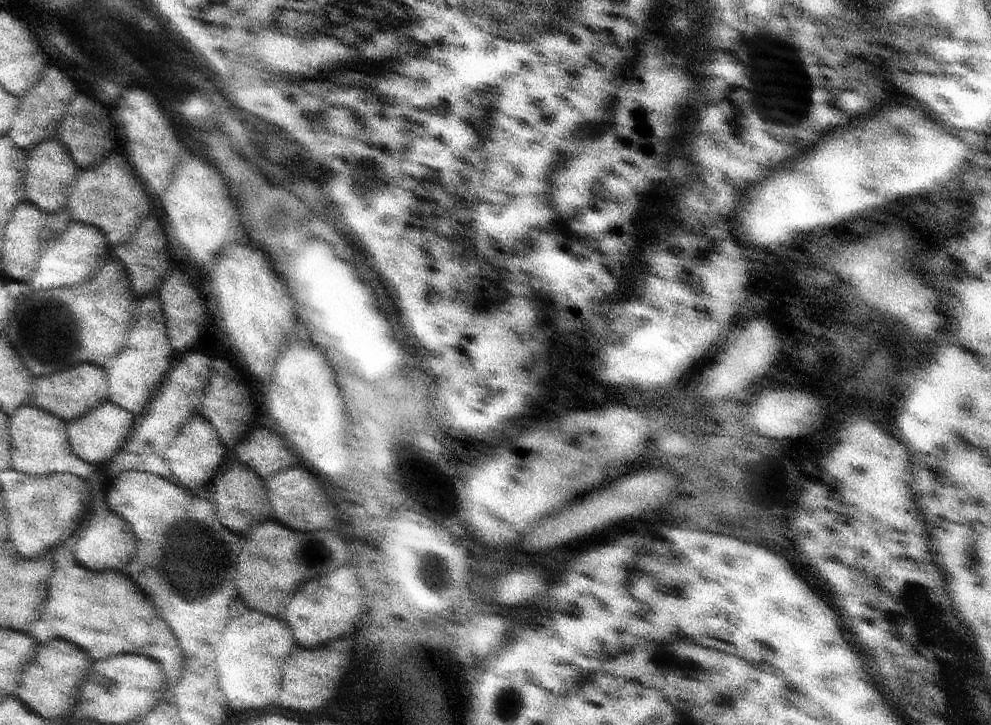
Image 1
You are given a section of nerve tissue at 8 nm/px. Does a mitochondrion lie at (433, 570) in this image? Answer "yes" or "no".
yes

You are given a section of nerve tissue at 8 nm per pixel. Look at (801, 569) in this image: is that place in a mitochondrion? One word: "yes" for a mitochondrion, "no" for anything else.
no

